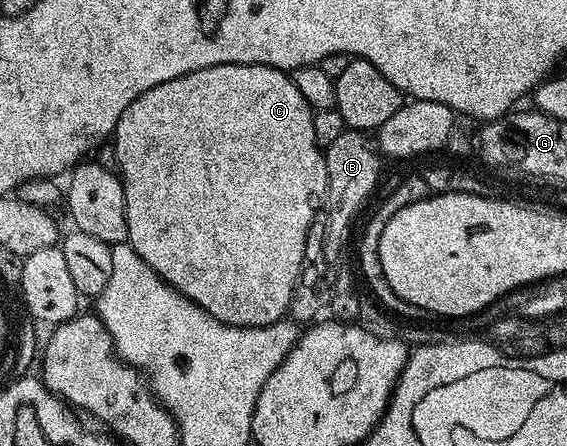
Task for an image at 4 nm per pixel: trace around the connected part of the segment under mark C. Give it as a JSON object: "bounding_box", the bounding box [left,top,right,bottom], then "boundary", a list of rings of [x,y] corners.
{"bounding_box":[112,64,326,326],"boundary":[[[220,64],[176,76],[176,80],[164,80],[156,88],[148,88],[120,116],[116,124],[112,141],[120,160],[120,177],[126,201],[126,233],[130,247],[133,248],[172,288],[176,288],[188,300],[195,302],[204,312],[216,320],[233,326],[267,326],[281,322],[287,317],[290,301],[294,299],[294,289],[300,285],[304,263],[308,257],[306,237],[310,234],[310,225],[314,222],[314,213],[318,205],[323,205],[326,196],[326,155],[316,140],[312,128],[314,111],[308,100],[300,96],[296,84],[292,84],[289,73],[271,66],[245,66],[244,64]]]}

